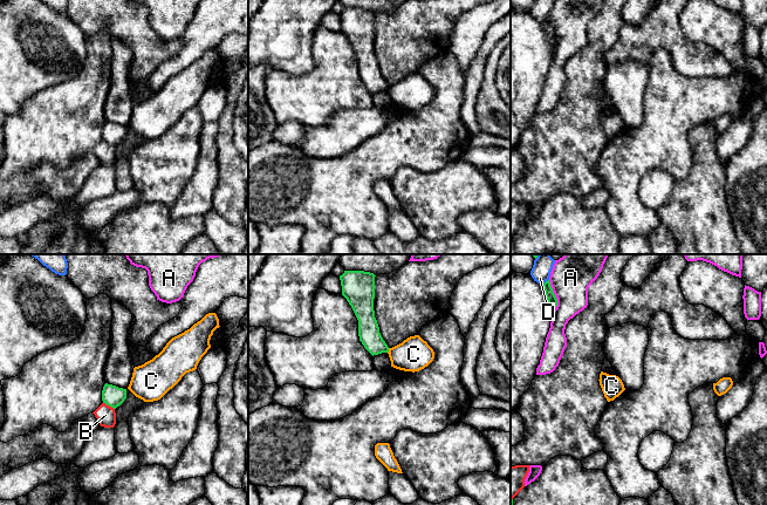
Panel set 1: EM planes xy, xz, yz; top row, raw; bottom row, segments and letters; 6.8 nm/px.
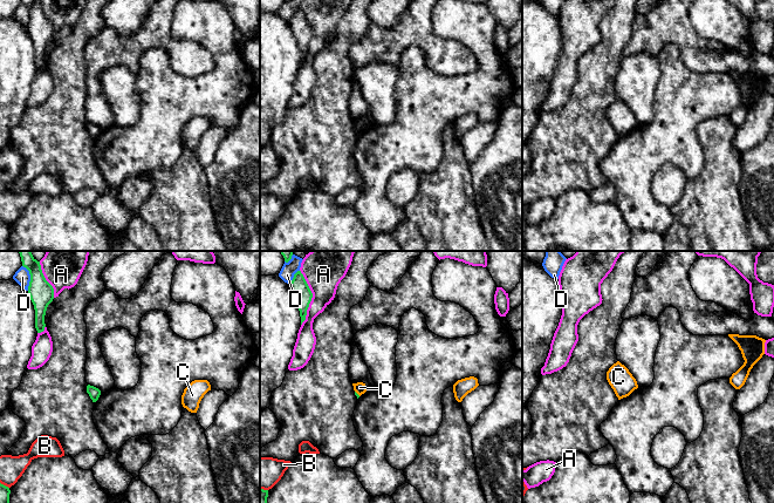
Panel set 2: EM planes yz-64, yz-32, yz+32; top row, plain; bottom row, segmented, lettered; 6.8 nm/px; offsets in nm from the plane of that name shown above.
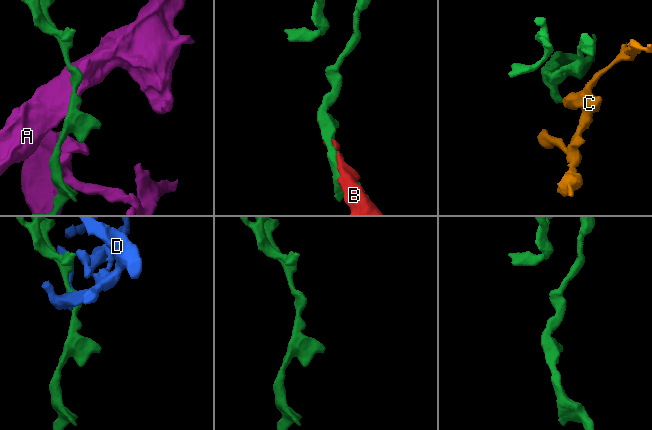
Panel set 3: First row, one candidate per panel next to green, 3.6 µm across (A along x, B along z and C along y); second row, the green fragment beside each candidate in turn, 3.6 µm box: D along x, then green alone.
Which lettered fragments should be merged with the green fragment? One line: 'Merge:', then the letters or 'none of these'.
Merge: none of these

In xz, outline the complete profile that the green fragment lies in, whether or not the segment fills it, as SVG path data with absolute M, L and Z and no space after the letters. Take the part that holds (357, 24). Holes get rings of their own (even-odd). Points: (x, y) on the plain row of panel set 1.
M344 8L340 13L342 33L358 57L358 74L364 86L374 94L388 90L374 48L375 12L364 8Z

